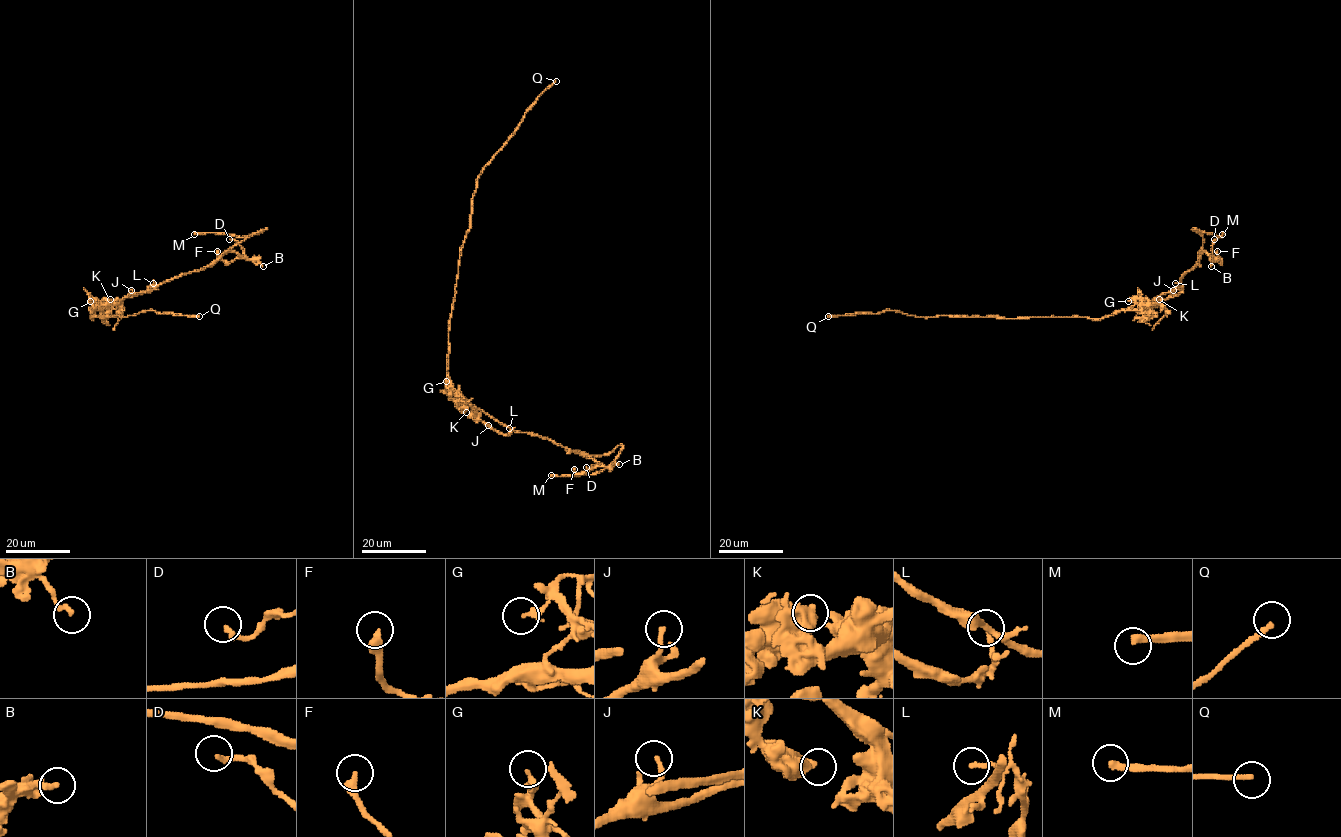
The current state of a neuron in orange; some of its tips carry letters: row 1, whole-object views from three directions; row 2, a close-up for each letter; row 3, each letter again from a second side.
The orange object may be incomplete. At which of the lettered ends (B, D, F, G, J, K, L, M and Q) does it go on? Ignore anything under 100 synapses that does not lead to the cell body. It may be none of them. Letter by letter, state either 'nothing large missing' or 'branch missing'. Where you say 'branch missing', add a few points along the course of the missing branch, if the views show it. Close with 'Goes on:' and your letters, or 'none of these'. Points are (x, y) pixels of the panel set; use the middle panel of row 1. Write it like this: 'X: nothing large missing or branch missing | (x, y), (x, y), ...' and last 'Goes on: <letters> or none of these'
B: nothing large missing
D: nothing large missing
F: nothing large missing
G: nothing large missing
J: nothing large missing
K: nothing large missing
L: nothing large missing
M: branch missing | (551, 475), (540, 473), (527, 461), (524, 462)
Q: nothing large missing
Goes on: M

